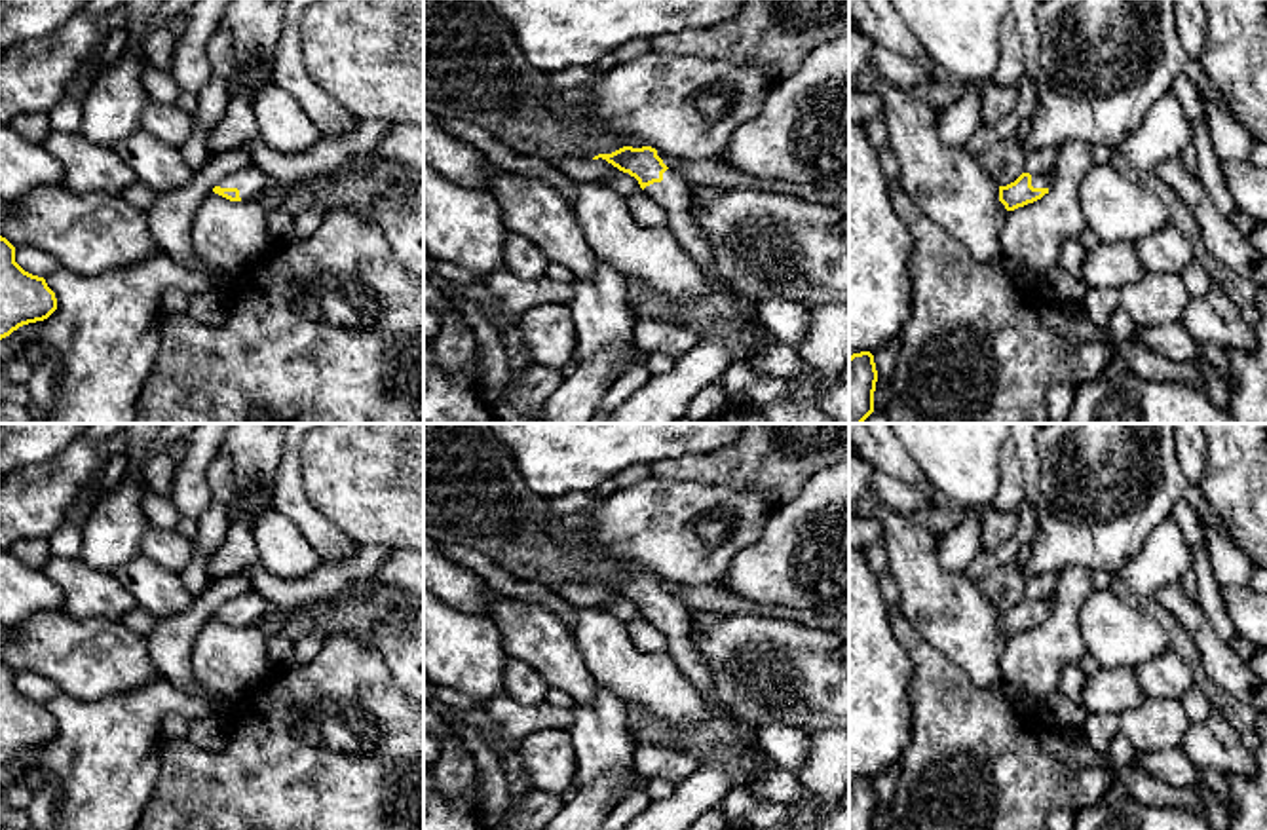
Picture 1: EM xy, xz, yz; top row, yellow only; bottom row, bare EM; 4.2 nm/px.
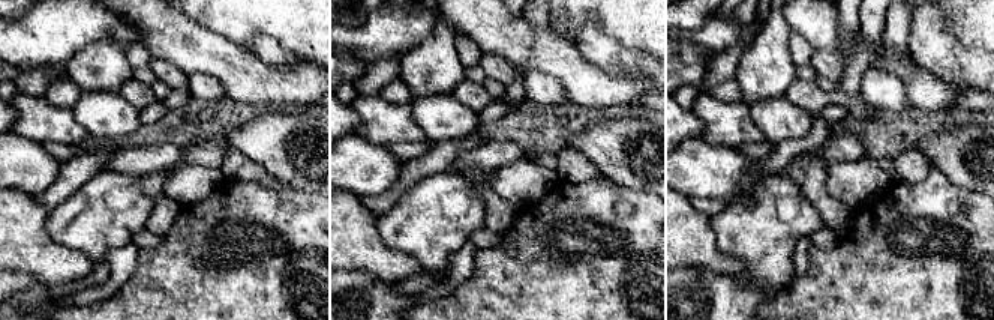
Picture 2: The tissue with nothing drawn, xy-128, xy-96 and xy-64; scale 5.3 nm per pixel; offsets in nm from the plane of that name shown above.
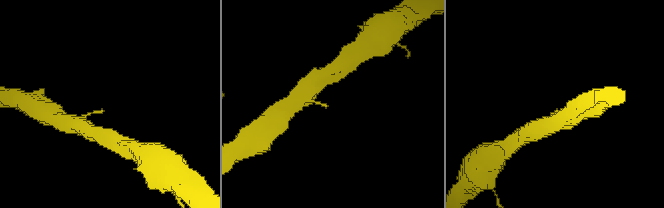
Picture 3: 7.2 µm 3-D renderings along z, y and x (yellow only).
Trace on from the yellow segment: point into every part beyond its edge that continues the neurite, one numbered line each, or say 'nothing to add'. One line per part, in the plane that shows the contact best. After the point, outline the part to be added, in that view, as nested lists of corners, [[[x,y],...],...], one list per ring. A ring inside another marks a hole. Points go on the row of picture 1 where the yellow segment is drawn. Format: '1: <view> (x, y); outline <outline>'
1: xy (249, 181); outline [[[247,165],[218,182],[220,188],[237,188],[241,201],[258,199],[260,194],[270,186],[270,177],[264,175],[256,165]]]

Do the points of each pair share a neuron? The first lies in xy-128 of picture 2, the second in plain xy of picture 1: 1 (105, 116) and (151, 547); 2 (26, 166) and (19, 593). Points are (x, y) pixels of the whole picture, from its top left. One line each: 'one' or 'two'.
1: two
2: two

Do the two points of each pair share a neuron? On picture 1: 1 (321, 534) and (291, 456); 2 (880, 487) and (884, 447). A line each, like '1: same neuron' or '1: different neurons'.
1: same neuron
2: different neurons

